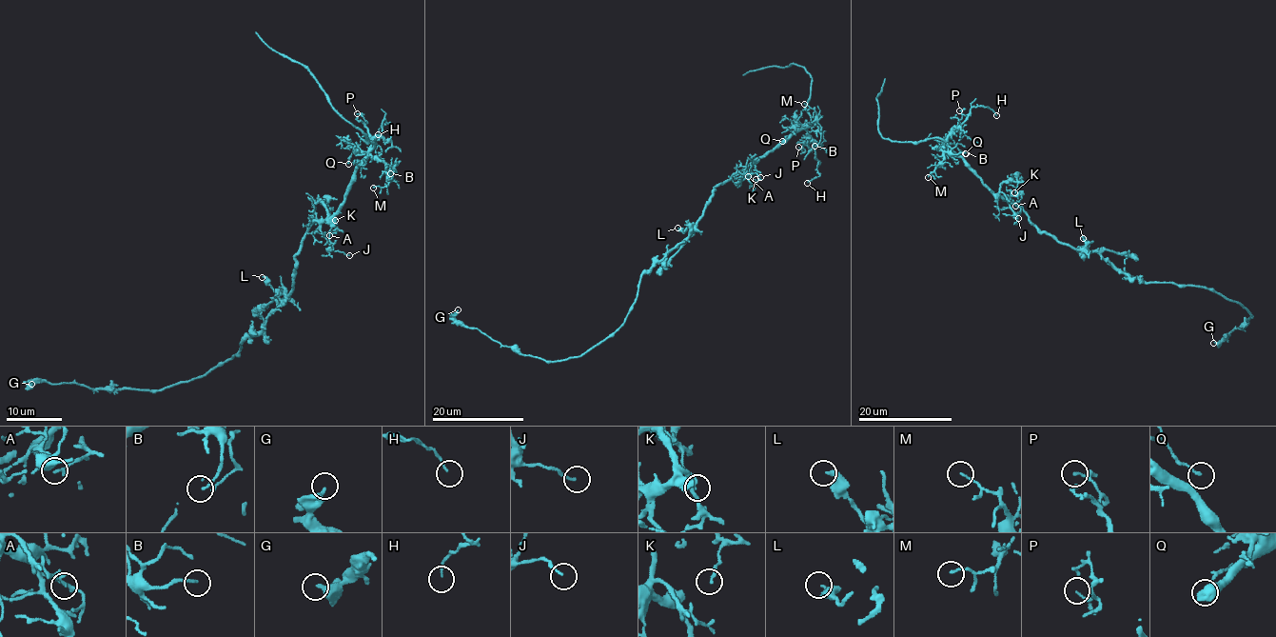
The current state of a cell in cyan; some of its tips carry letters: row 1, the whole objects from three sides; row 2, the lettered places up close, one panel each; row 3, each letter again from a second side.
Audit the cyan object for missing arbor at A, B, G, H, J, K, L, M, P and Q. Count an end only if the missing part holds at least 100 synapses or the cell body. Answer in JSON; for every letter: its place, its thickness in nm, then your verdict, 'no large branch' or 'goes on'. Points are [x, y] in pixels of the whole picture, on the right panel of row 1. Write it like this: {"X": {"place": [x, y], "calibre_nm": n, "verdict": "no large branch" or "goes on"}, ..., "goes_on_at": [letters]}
{"A": {"place": [1015, 206], "calibre_nm": 100, "verdict": "no large branch"}, "B": {"place": [966, 153], "calibre_nm": 110, "verdict": "no large branch"}, "G": {"place": [1213, 343], "calibre_nm": 340, "verdict": "no large branch"}, "H": {"place": [996, 115], "calibre_nm": 90, "verdict": "no large branch"}, "J": {"place": [1018, 218], "calibre_nm": 130, "verdict": "no large branch"}, "K": {"place": [1014, 192], "calibre_nm": 160, "verdict": "no large branch"}, "L": {"place": [1083, 238], "calibre_nm": 300, "verdict": "no large branch"}, "M": {"place": [928, 177], "calibre_nm": 100, "verdict": "no large branch"}, "P": {"place": [959, 110], "calibre_nm": 80, "verdict": "no large branch"}, "Q": {"place": [965, 153], "calibre_nm": 120, "verdict": "no large branch"}, "goes_on_at": []}

